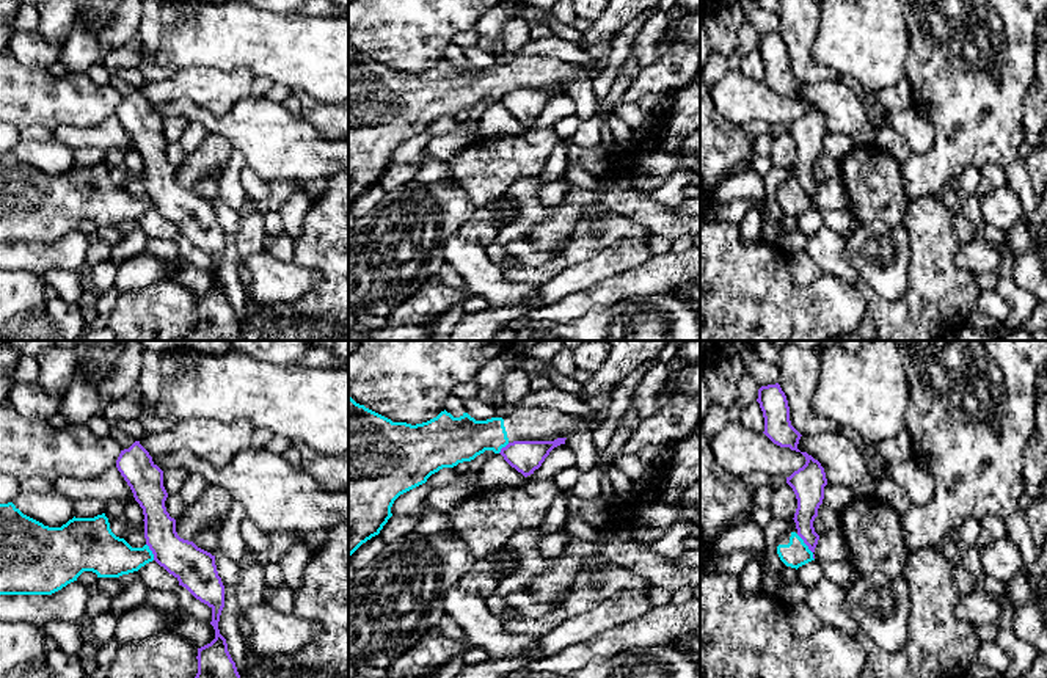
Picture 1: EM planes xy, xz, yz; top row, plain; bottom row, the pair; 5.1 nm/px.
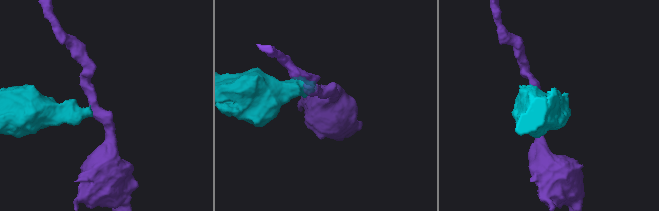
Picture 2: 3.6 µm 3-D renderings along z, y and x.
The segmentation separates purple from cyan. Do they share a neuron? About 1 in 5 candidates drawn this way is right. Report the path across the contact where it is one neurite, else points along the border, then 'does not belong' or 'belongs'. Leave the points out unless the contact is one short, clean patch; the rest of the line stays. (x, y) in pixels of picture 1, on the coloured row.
border along yz (796, 534), (813, 559); does not belong

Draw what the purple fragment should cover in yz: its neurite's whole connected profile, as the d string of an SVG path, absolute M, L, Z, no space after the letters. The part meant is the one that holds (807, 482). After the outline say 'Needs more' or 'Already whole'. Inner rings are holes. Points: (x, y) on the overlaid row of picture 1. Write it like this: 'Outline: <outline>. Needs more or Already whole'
Outline: M801 452L805 457L805 465L786 477L786 483L793 488L797 508L794 513L794 523L797 535L804 540L812 552L818 545L819 535L815 532L813 521L818 516L818 508L824 499L824 487L827 485L824 468L807 452Z. Already whole

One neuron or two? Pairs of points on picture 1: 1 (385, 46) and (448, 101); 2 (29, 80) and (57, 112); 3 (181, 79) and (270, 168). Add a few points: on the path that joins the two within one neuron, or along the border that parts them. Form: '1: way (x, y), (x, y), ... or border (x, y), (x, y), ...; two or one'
1: border (445, 57), (415, 72), (393, 71), (379, 63); two
2: way (33, 88), (49, 104); one
3: border (248, 94), (220, 115), (184, 99); two

